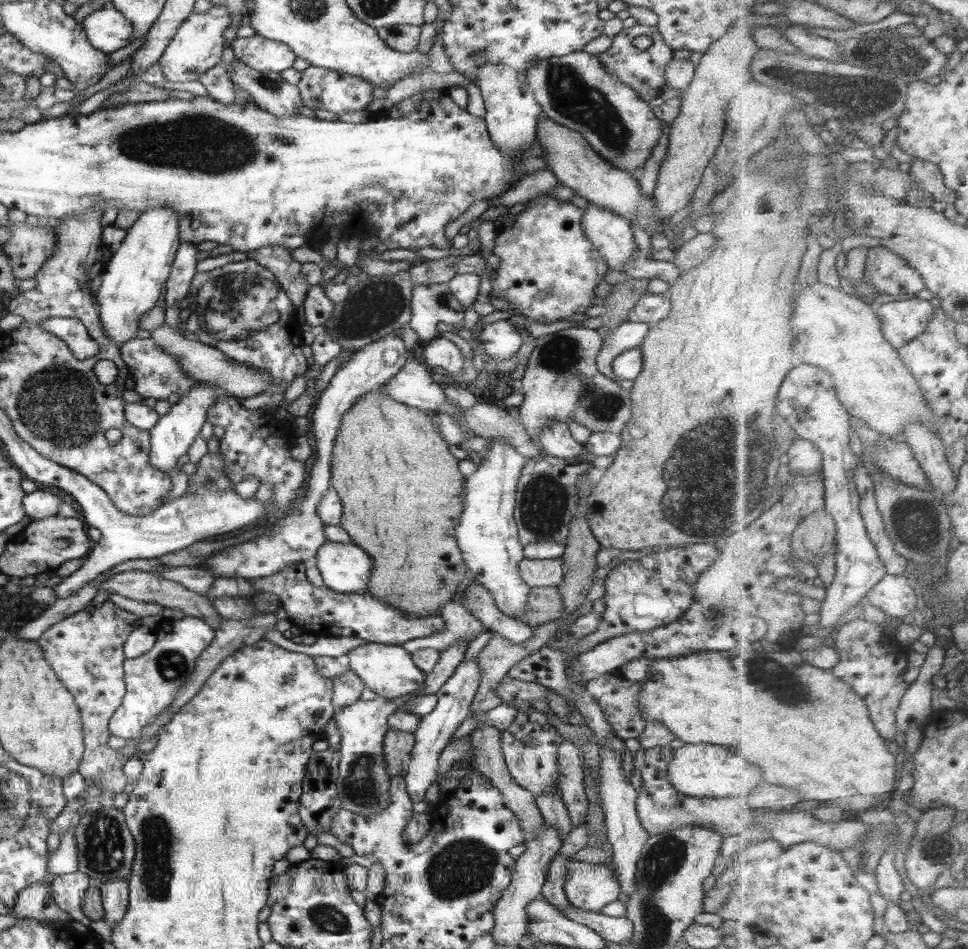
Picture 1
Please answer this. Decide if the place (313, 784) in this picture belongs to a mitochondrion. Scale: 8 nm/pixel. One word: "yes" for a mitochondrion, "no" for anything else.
no

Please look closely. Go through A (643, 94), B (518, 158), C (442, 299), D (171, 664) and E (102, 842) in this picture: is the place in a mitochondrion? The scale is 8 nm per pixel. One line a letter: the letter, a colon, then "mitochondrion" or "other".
A: other
B: other
C: mitochondrion
D: mitochondrion
E: mitochondrion

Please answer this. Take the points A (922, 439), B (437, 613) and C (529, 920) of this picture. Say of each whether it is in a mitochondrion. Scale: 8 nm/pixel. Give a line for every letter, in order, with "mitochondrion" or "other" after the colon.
A: other
B: other
C: other

